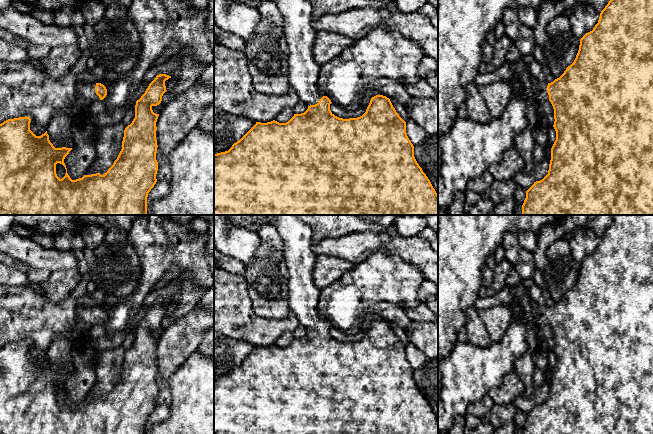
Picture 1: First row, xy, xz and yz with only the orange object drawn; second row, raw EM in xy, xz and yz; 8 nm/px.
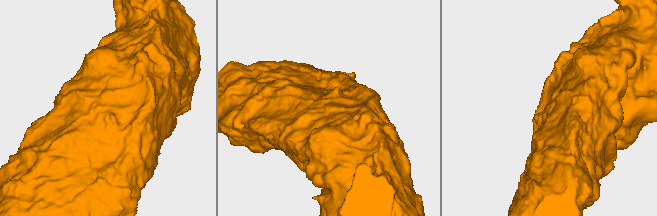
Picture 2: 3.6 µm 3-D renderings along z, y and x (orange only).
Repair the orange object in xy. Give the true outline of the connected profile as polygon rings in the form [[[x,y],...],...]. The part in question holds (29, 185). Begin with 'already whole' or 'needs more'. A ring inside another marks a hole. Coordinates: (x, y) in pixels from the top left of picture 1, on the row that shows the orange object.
already whole; [[[159,74],[156,78],[149,84],[145,93],[141,96],[139,100],[136,101],[135,105],[135,118],[132,123],[128,125],[124,130],[124,137],[122,141],[122,149],[114,161],[113,165],[108,169],[108,171],[101,175],[100,173],[84,175],[82,178],[72,180],[67,173],[67,168],[64,163],[65,157],[69,154],[72,148],[55,148],[49,140],[49,135],[47,131],[41,136],[36,136],[30,130],[30,117],[19,117],[14,119],[8,119],[0,124],[0,215],[147,215],[147,197],[148,193],[154,187],[157,182],[156,174],[158,171],[158,162],[156,160],[157,153],[157,140],[156,140],[156,122],[159,114],[153,112],[152,107],[157,106],[162,101],[163,94],[167,91],[165,86],[165,81],[171,78],[171,76],[166,74]],[[56,164],[62,164],[66,169],[65,176],[60,179],[56,174]]]

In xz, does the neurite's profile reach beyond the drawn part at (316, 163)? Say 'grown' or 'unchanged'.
grown

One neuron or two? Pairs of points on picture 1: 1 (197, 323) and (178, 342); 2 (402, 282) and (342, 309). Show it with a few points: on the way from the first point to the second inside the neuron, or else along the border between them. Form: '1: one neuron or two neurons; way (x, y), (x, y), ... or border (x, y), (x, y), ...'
1: one neuron; way (192, 328), (183, 337)
2: one neuron; way (387, 282), (369, 282), (357, 294)

